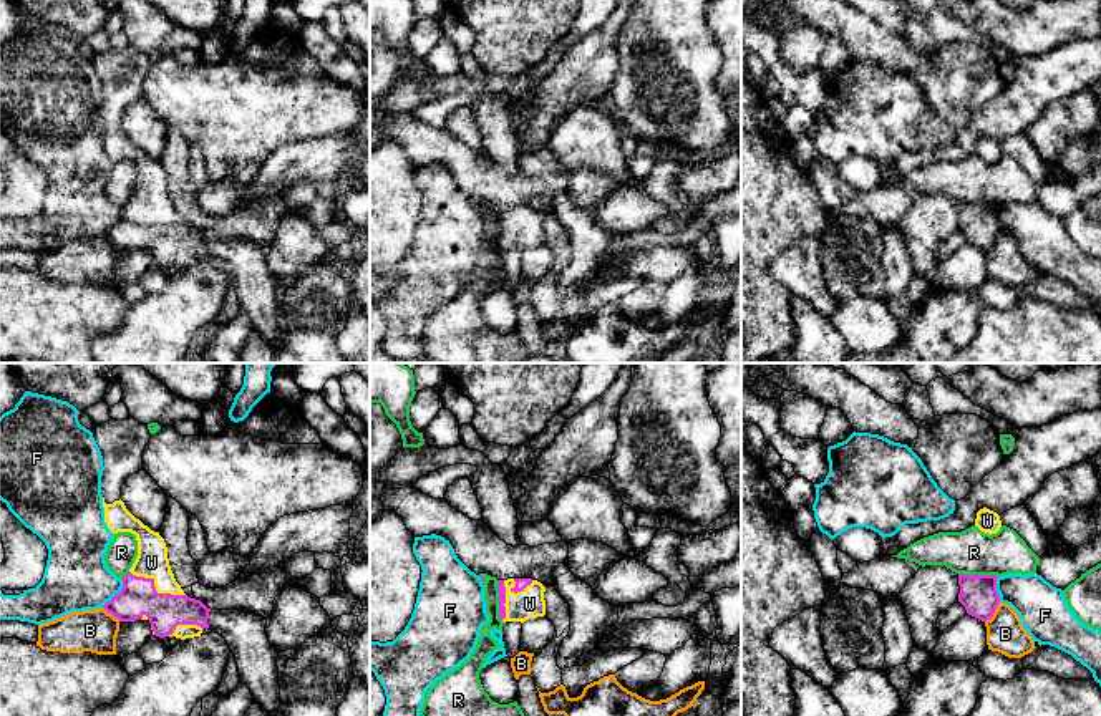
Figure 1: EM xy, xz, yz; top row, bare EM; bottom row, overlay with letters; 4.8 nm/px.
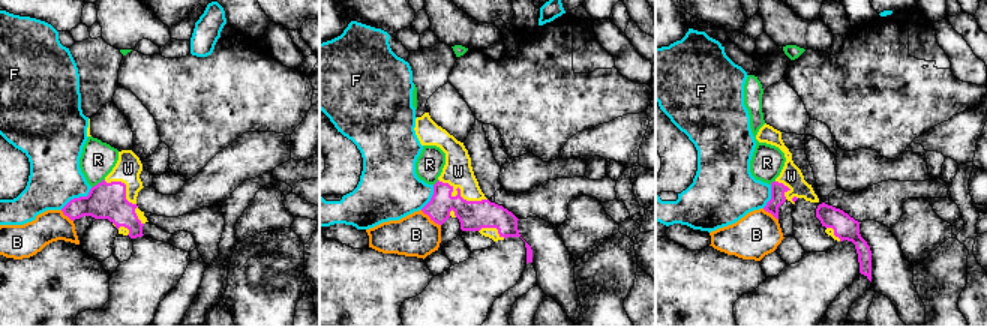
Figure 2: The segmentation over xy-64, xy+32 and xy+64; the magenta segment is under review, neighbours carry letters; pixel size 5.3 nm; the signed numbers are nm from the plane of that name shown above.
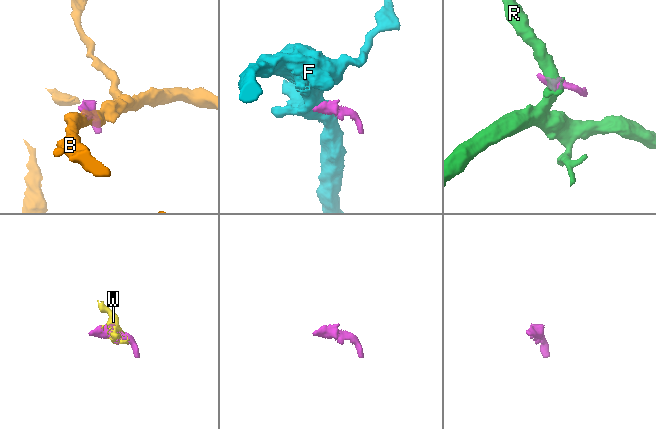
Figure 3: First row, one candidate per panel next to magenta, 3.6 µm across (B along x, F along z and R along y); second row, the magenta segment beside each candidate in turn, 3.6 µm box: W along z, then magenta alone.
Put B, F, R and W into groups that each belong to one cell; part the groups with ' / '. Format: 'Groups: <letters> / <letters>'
Groups: B / F / R / W

